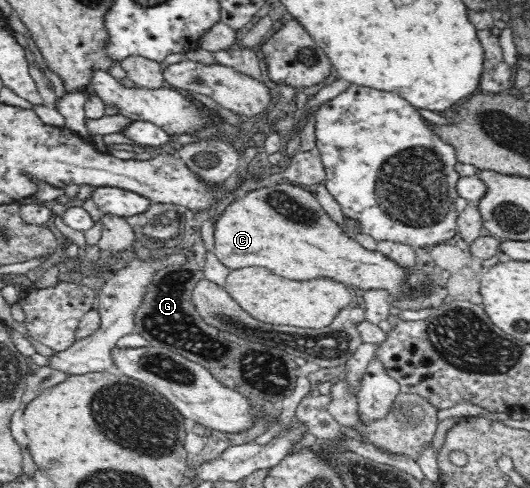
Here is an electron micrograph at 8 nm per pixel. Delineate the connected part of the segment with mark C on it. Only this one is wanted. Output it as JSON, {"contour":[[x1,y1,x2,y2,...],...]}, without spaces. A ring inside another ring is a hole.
{"contour":[[281,181,279,183,274,183,272,185,263,186,262,188,257,188,256,190,252,190,247,192,244,197,236,199,231,205,225,209,225,212,217,219,216,223,214,223,215,231,214,231,214,253,215,256,218,257,219,262,224,265,226,268,231,270,239,270,243,267,261,267,265,270,271,271,273,274,278,275,281,278,289,279,290,281,315,281,315,279,333,279,336,283,341,283,345,286,353,286,353,288,365,291,387,291,392,297,394,297,394,301,399,300,413,300,415,298,419,298,419,291,424,292,424,296,426,297,428,294,431,294,429,285,432,282,424,282,417,286,417,282,414,282,415,277,415,269,407,270,407,268,403,268,403,266,397,264,397,262,393,260,389,260,389,257,383,255,383,253,376,251,371,251,369,249,365,249,355,238,349,236,347,232,341,227,341,225,333,220,325,210,319,201,317,200,315,192,311,192,309,190,305,190,301,188,301,185,293,184,288,181]]}

